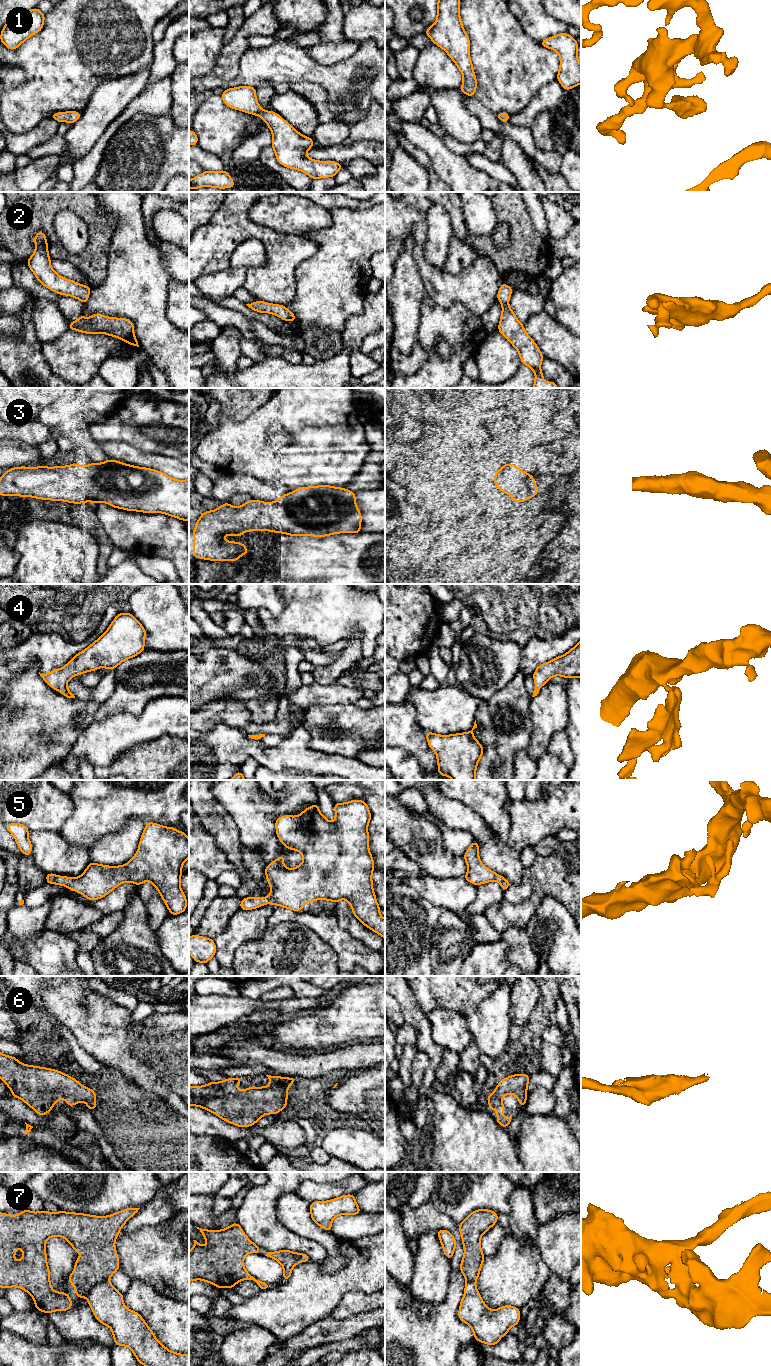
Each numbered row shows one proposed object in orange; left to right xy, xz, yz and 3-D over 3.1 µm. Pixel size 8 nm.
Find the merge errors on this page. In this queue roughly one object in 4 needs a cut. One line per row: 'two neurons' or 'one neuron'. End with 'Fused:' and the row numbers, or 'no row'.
1: one neuron
2: one neuron
3: one neuron
4: one neuron
5: one neuron
6: one neuron
7: two neurons
Fused: 7

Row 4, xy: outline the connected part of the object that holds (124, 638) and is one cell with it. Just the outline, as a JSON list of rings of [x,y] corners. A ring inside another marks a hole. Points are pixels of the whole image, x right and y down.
[[[130,612],[119,613],[101,637],[75,655],[64,667],[39,674],[54,690],[60,691],[67,698],[75,698],[66,687],[72,677],[100,667],[115,669],[123,661],[146,649],[146,635],[141,623]]]

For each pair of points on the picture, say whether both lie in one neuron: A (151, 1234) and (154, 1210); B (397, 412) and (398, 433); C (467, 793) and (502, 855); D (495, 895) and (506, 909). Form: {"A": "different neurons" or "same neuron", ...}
{"A": "different neurons", "B": "same neuron", "C": "different neurons", "D": "different neurons"}

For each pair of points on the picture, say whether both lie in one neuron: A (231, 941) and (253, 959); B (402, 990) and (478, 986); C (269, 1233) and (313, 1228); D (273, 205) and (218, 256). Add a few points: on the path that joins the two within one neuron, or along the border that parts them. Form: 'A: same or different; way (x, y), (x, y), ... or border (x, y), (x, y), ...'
A: different; border (260, 937), (245, 941), (236, 950), (232, 965)
B: different; border (409, 986), (417, 1005), (422, 1010)
C: different; border (276, 1212), (276, 1218), (284, 1226), (312, 1240)
D: different; border (255, 202), (248, 217), (259, 226), (276, 231)

